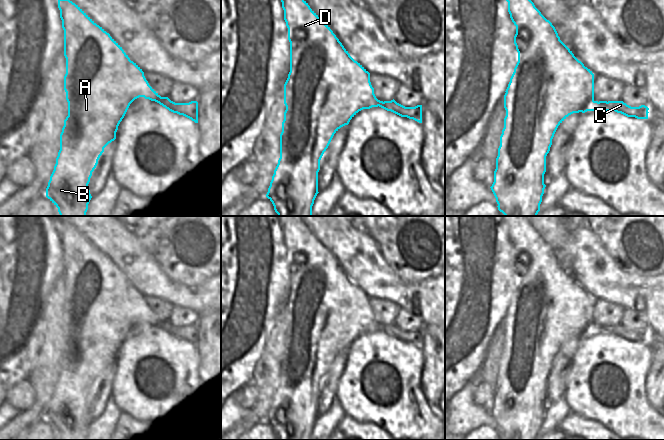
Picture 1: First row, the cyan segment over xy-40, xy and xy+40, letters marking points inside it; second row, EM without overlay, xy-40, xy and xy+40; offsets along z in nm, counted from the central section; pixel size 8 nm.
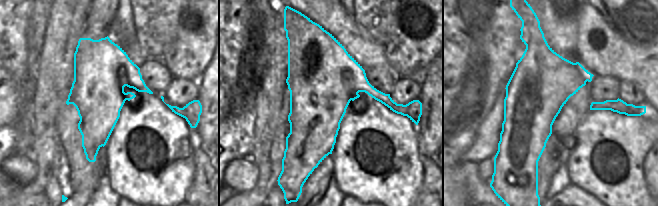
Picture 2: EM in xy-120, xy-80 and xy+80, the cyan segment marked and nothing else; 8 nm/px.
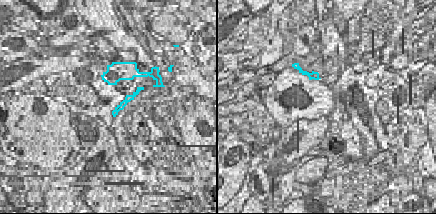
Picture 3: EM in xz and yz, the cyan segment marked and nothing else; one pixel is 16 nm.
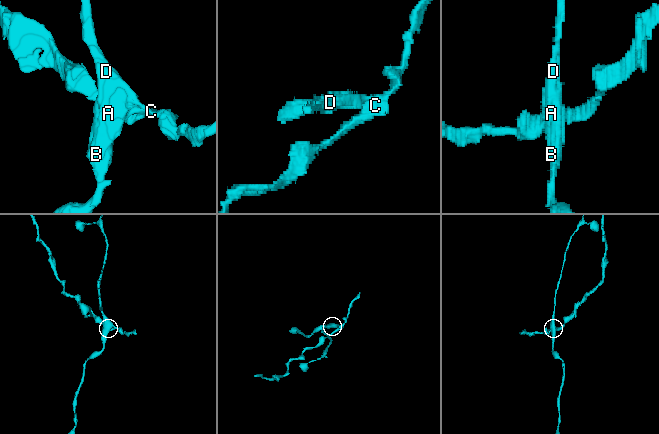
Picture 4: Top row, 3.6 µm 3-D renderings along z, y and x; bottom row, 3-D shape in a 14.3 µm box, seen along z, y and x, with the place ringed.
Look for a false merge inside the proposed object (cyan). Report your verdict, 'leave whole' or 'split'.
split

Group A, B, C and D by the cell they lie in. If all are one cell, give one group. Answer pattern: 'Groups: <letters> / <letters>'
Groups: A B D / C.

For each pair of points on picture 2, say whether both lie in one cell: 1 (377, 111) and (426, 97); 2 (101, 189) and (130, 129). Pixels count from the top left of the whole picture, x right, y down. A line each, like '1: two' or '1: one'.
1: two
2: two

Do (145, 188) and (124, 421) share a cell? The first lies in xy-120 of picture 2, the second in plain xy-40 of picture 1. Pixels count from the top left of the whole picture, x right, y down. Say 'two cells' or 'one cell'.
two cells

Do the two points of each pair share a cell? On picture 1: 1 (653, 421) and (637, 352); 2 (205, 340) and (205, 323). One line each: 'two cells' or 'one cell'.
1: one cell
2: one cell

